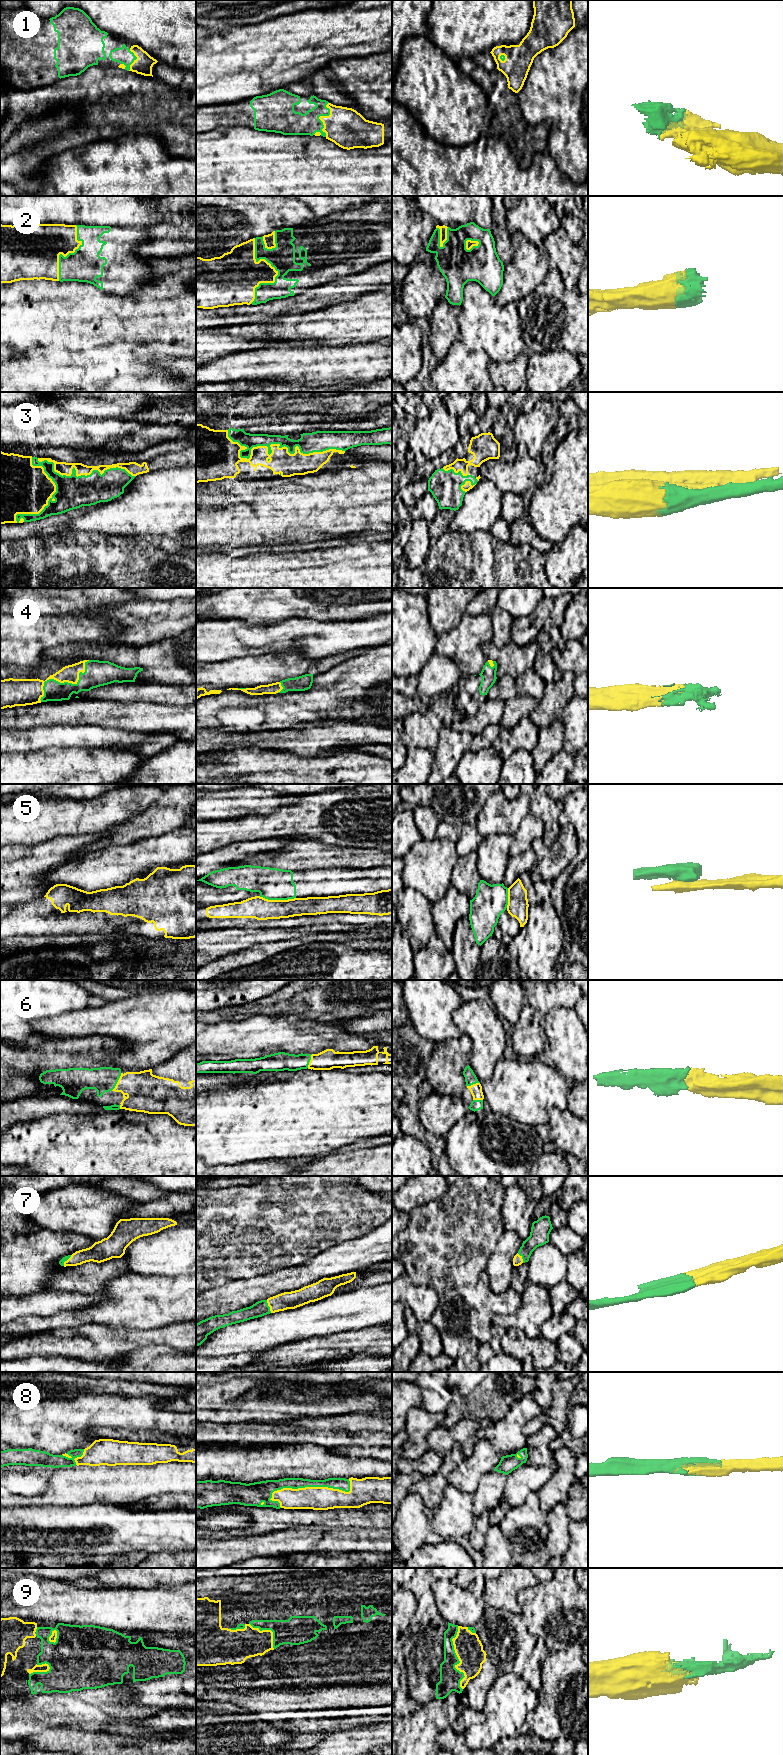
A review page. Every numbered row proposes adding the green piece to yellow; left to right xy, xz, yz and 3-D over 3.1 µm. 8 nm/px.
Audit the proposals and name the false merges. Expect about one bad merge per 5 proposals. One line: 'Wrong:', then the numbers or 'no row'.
Wrong: 5

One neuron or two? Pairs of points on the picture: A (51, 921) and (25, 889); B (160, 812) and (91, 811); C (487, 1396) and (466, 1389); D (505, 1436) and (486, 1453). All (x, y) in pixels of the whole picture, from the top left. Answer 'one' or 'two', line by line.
A: two
B: two
C: two
D: two

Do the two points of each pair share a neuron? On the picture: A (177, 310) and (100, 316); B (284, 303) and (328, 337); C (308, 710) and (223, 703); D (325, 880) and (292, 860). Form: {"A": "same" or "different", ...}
{"A": "same", "B": "different", "C": "same", "D": "different"}

